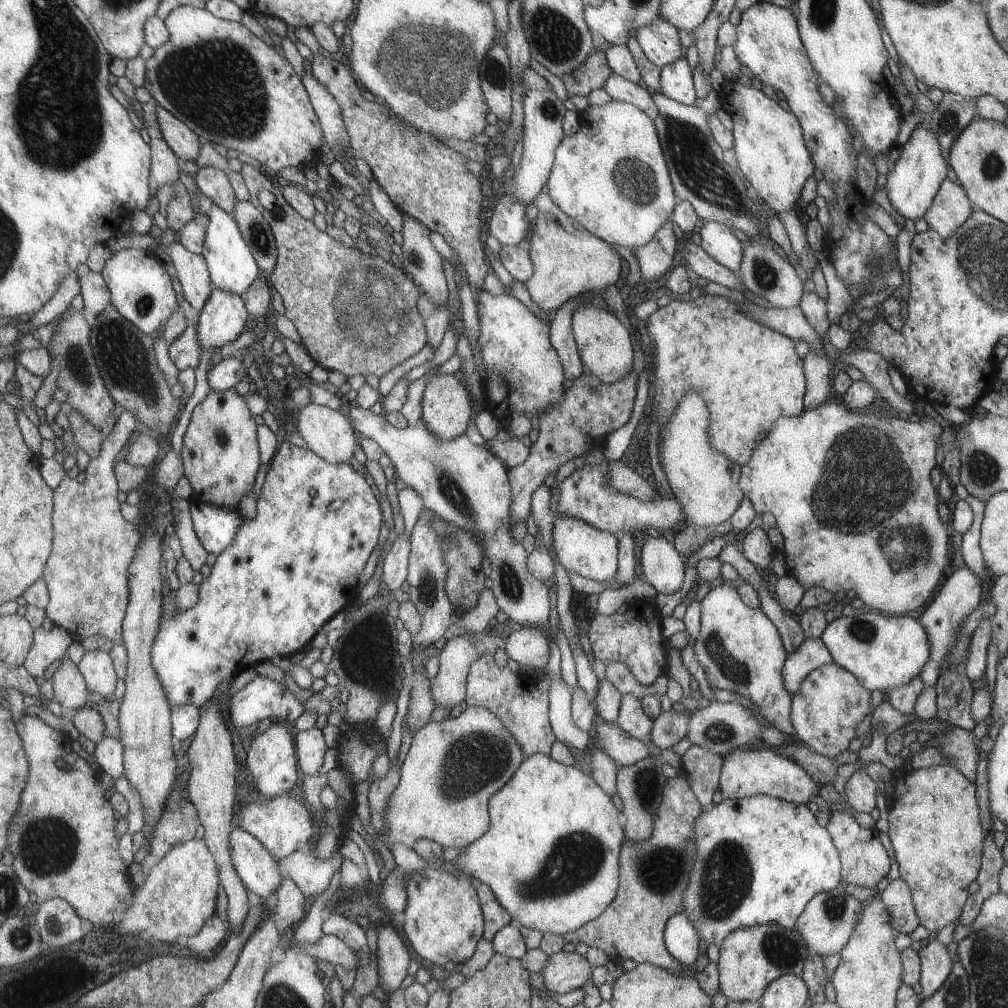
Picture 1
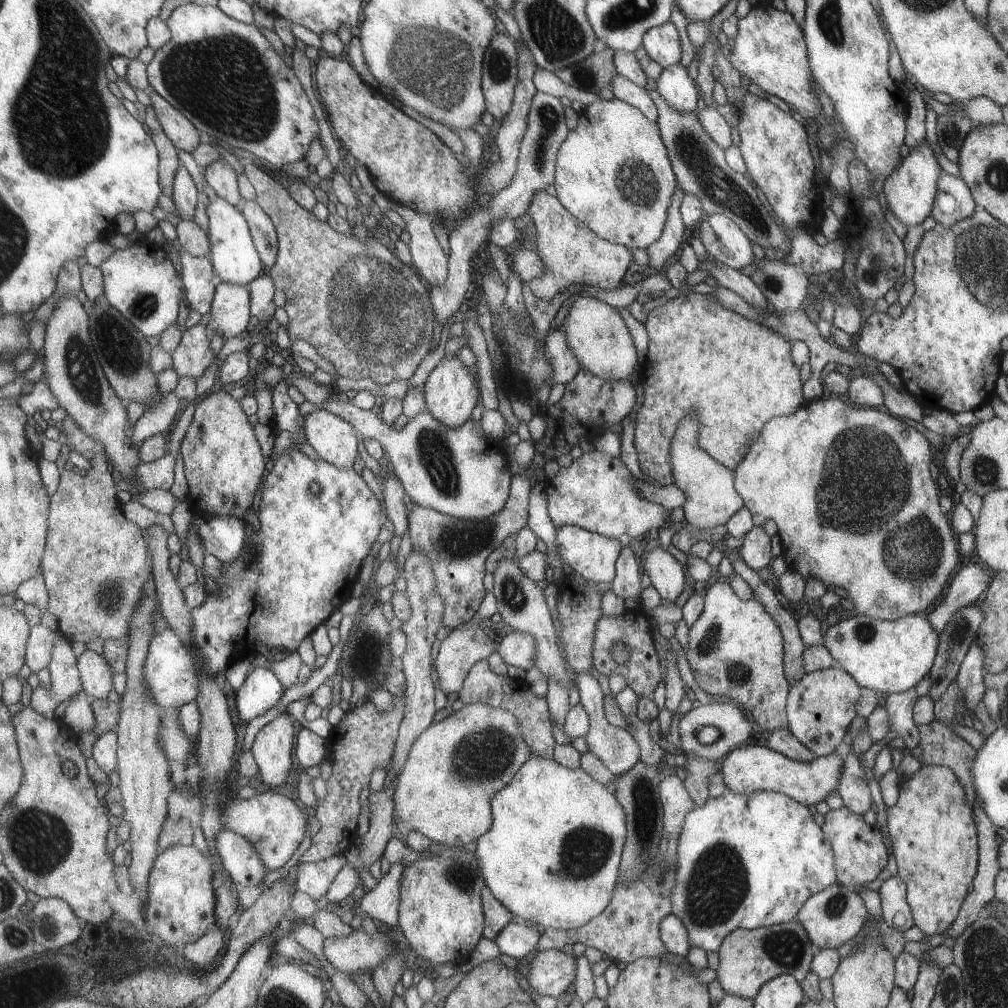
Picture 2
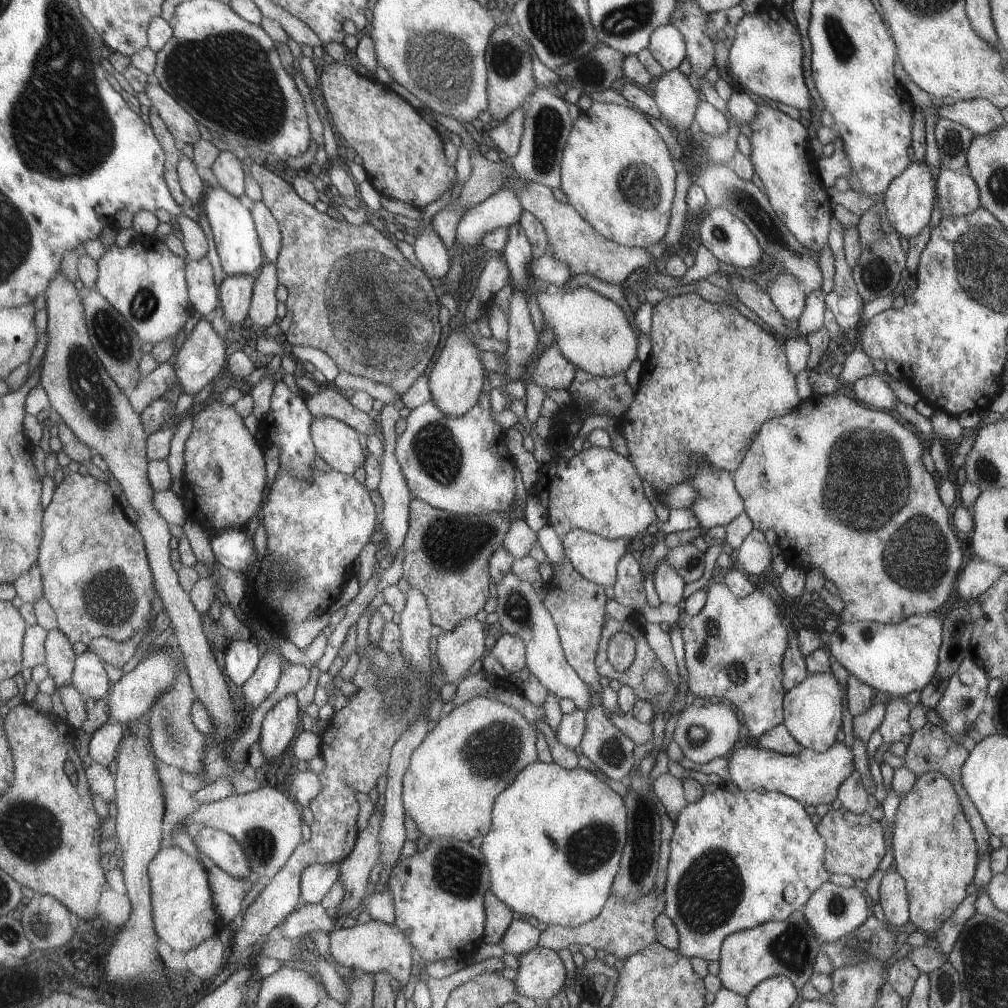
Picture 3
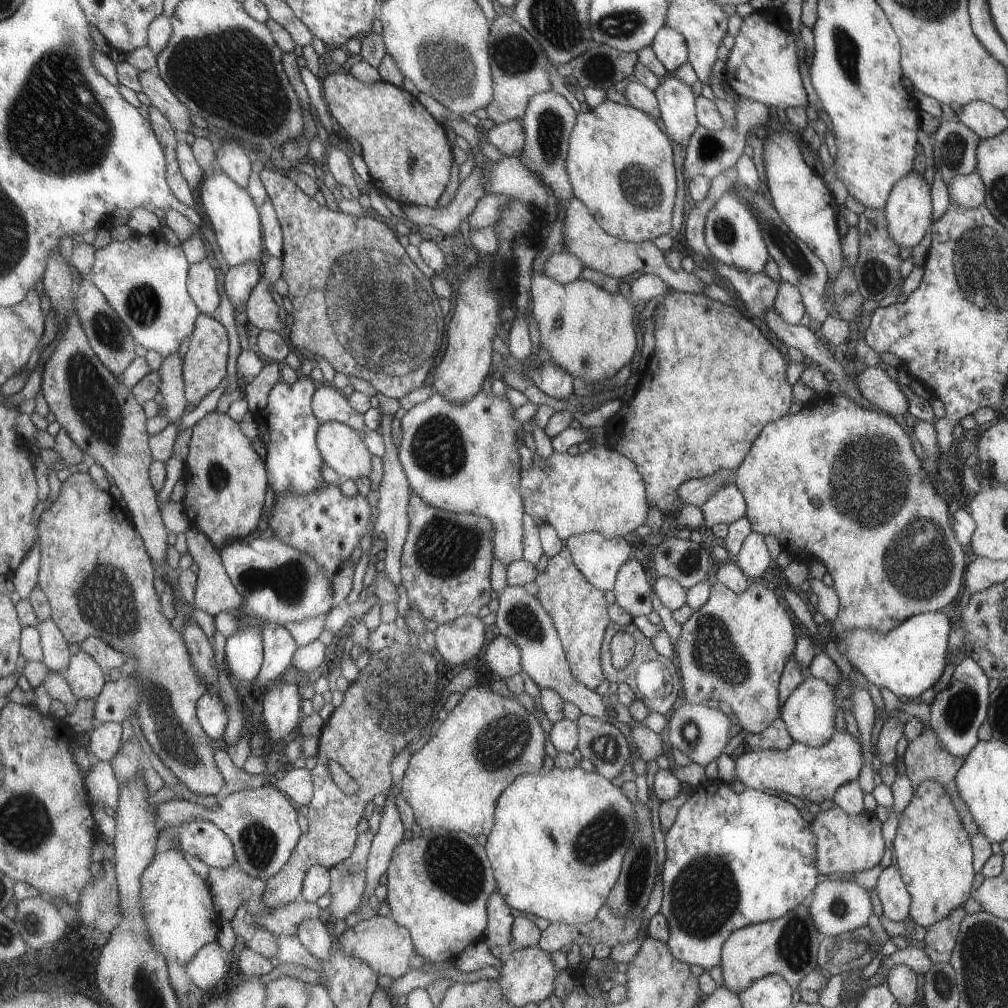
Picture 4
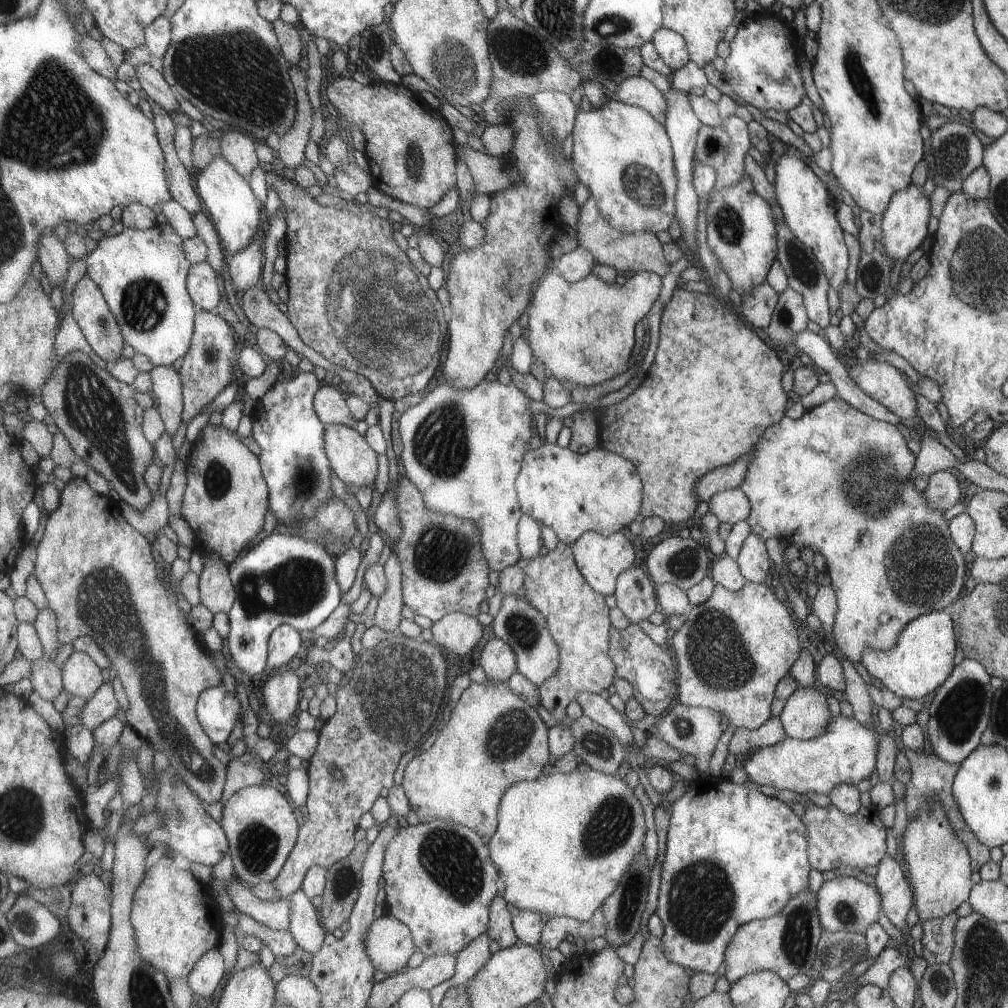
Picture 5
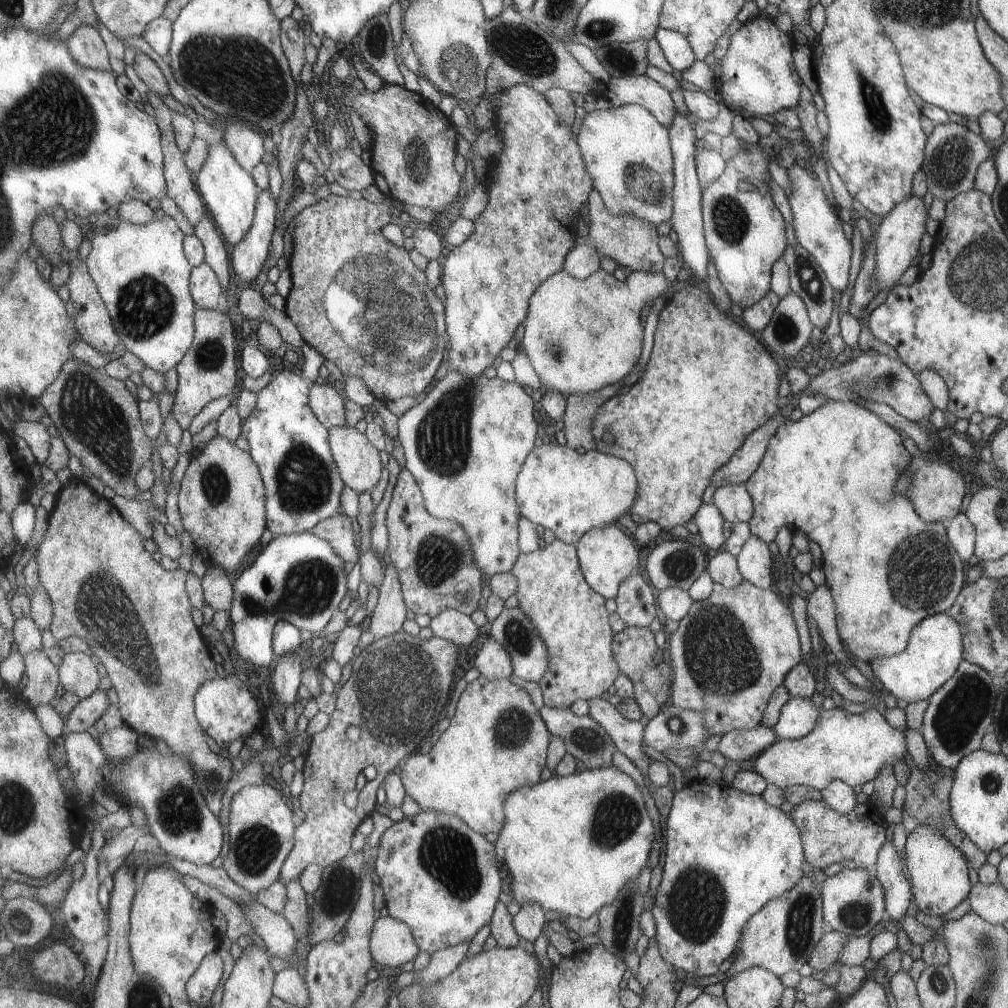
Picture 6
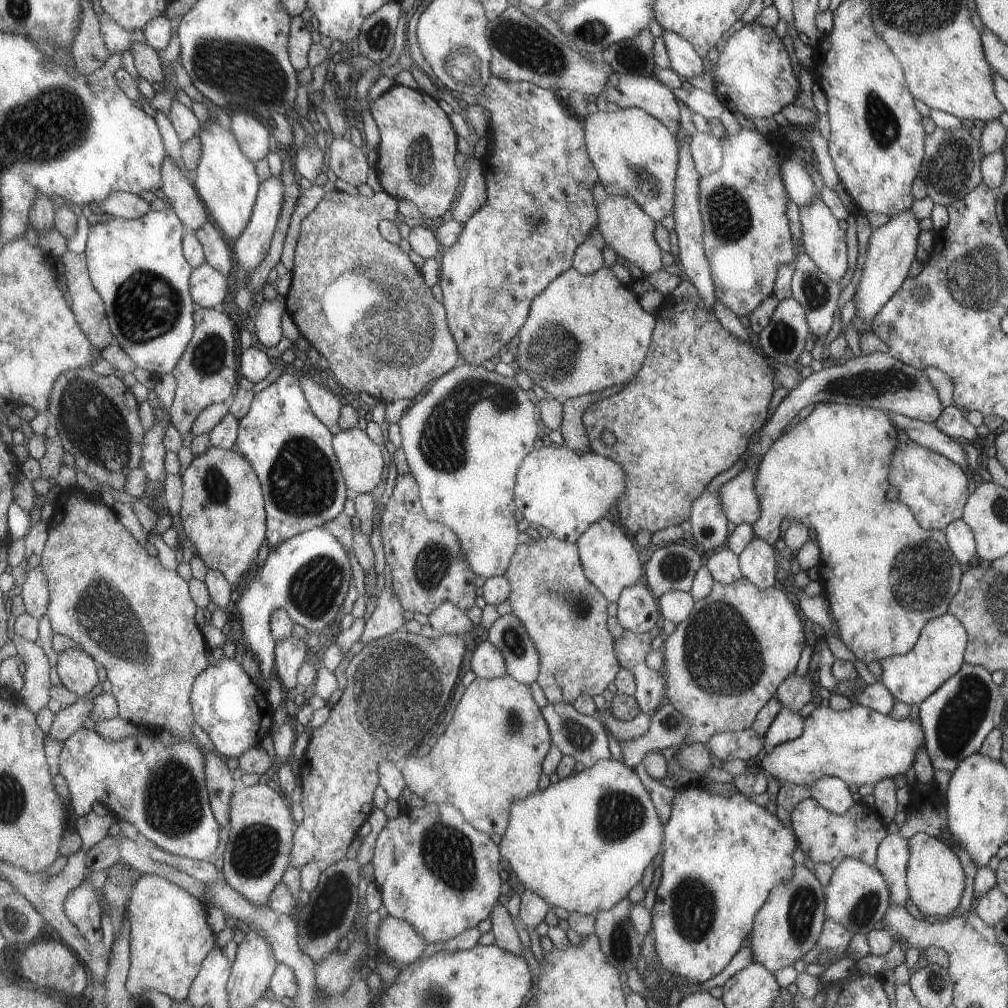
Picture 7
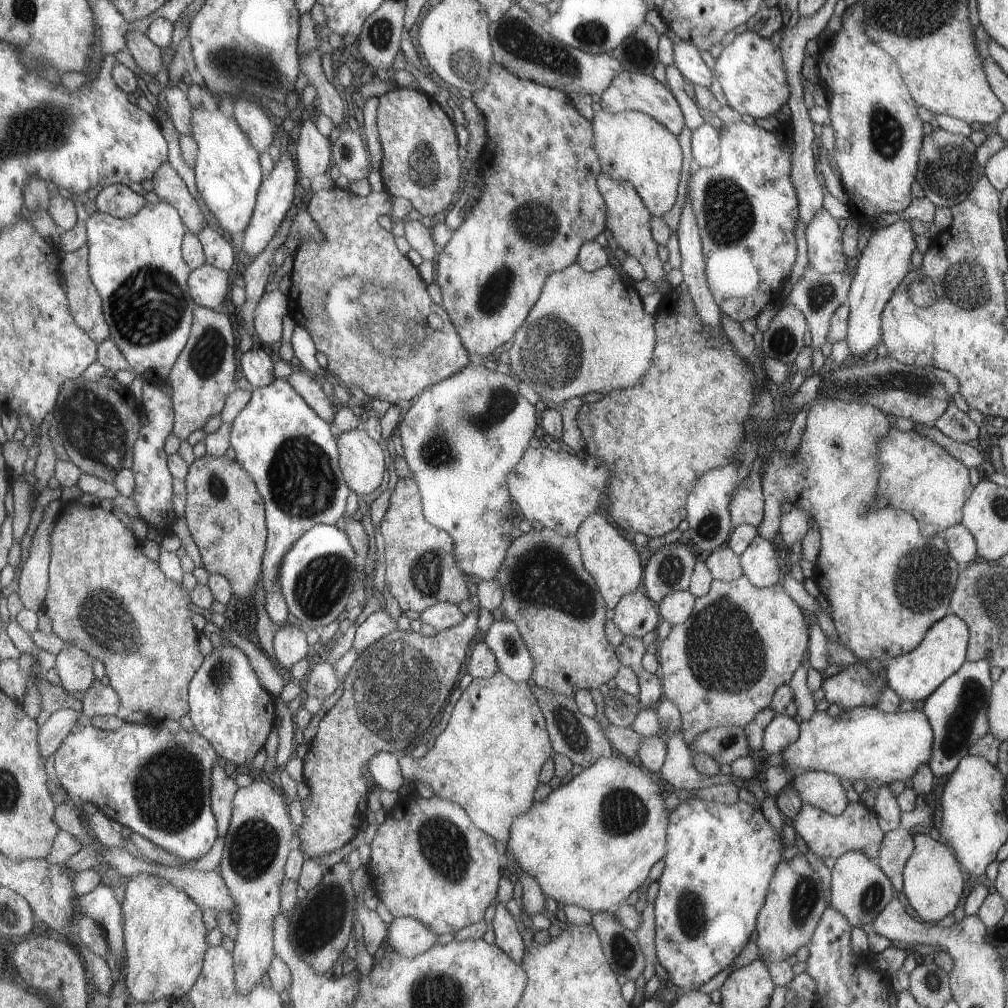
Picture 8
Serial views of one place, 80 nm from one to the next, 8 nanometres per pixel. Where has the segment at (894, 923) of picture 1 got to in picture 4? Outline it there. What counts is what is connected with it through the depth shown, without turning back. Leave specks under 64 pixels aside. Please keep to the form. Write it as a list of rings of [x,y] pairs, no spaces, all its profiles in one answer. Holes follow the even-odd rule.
[[[895,865],[883,868],[876,880],[874,890],[882,904],[882,914],[885,917],[893,922],[907,918],[911,896],[900,877],[900,870]]]

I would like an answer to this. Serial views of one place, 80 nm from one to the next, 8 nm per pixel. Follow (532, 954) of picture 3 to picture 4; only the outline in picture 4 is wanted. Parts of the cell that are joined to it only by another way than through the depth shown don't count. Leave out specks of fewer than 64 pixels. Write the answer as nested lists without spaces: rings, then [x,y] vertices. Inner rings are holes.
[[[537,945],[527,948],[514,949],[509,960],[497,969],[501,970],[501,977],[496,980],[504,997],[511,1005],[518,1007],[527,1003],[547,1003],[547,996],[553,990],[553,978],[555,978],[555,963]]]

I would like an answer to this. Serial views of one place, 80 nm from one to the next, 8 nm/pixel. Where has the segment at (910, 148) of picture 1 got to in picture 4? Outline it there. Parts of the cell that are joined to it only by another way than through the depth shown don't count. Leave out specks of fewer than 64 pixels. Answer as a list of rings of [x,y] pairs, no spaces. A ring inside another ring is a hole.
[[[915,171],[904,174],[892,186],[888,200],[884,206],[884,217],[889,236],[894,244],[903,248],[912,248],[923,238],[925,230],[931,224],[931,198],[929,198],[929,184],[925,184],[922,176]]]

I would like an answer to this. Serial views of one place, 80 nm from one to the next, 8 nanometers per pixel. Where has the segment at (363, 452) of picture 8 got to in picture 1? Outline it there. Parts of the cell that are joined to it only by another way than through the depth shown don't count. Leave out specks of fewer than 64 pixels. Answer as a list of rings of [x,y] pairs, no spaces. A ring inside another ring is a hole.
[[[309,402],[304,407],[301,407],[298,416],[298,429],[307,441],[309,449],[329,462],[349,463],[349,460],[355,454],[356,446],[360,443],[360,435],[345,409],[338,411]]]

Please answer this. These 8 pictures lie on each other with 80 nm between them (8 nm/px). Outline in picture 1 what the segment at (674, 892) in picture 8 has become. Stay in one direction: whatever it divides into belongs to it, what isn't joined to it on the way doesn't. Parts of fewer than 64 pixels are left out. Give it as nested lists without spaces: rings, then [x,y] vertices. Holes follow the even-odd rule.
[[[753,795],[735,801],[722,799],[698,815],[692,823],[695,856],[684,893],[683,912],[706,944],[719,944],[732,930],[775,922],[793,929],[796,918],[817,893],[835,889],[841,883],[840,857],[828,830],[817,826],[805,803],[790,803],[767,795]]]

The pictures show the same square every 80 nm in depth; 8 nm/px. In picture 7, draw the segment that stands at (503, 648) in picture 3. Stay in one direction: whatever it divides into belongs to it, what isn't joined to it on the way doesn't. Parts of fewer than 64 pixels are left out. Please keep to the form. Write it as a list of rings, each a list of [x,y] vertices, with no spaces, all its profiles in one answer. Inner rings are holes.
[[[491,641],[477,645],[471,659],[471,670],[477,677],[496,679],[508,673],[504,652]]]

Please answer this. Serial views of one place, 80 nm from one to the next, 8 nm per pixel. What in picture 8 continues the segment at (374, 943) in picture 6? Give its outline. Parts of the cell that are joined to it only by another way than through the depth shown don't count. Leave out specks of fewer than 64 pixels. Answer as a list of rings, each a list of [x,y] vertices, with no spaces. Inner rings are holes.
[[[394,917],[388,928],[387,946],[399,950],[399,954],[407,958],[415,958],[433,948],[439,942],[439,935],[417,918]]]

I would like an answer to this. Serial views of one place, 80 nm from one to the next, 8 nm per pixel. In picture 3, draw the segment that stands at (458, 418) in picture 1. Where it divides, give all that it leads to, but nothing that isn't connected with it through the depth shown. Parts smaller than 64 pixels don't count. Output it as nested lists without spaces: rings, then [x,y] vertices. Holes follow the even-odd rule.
[[[461,325],[455,333],[451,333],[428,378],[431,400],[435,401],[440,410],[444,411],[447,416],[455,418],[465,416],[470,410],[473,410],[473,407],[477,406],[481,394],[487,388],[487,370],[479,358],[481,351],[465,336],[465,328]]]

